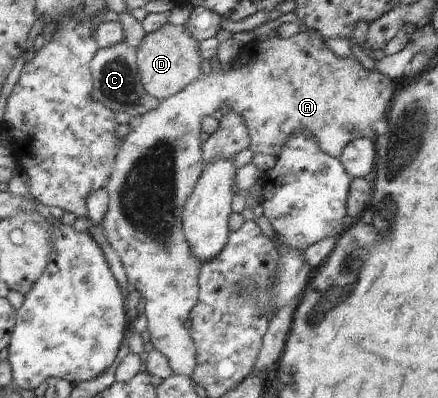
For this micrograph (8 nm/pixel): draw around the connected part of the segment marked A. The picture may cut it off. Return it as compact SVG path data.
M299 32L290 38L277 35L265 41L251 41L242 47L231 69L215 64L208 75L201 74L195 83L181 93L163 100L155 111L131 117L128 122L130 130L115 162L114 174L107 183L109 211L102 226L109 243L125 264L129 283L144 299L150 342L155 350L167 356L175 375L193 379L193 369L198 366L198 349L183 324L190 319L191 311L199 303L199 282L204 264L195 257L195 251L191 251L181 217L205 167L205 162L199 163L199 137L203 119L209 115L213 117L217 111L227 113L230 110L241 115L249 129L249 149L254 154L263 153L277 158L295 131L309 129L323 151L340 158L343 150L356 139L369 138L375 141L375 123L386 119L394 102L393 97L393 78L381 72L367 71L357 59L341 59L331 51L323 38Z

